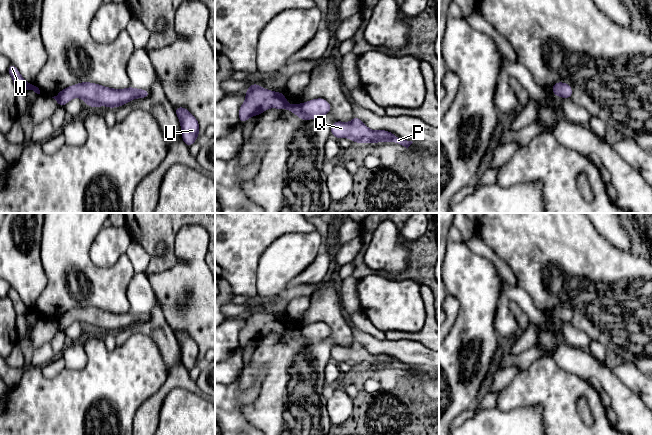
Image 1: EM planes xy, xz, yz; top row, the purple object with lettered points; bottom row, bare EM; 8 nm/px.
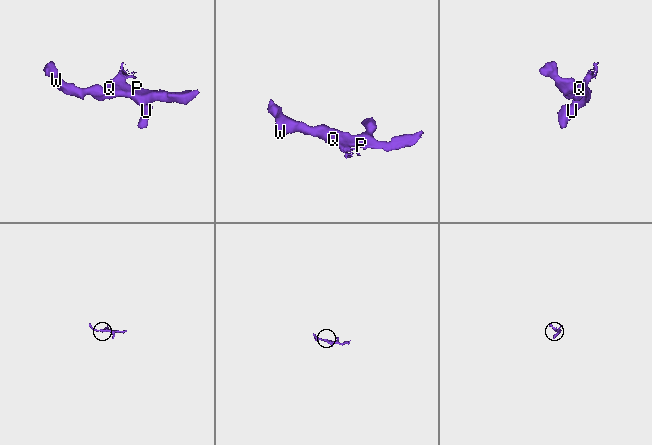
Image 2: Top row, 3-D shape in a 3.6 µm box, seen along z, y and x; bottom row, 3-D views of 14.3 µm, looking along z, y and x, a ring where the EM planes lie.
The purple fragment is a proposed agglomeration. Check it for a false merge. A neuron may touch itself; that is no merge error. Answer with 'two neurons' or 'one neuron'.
one neuron

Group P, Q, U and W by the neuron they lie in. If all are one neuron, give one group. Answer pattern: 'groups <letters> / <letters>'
groups P Q U W

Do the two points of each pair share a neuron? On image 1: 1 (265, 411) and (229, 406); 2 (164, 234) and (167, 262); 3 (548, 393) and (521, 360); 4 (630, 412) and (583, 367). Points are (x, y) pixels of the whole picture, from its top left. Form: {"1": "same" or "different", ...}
{"1": "different", "2": "same", "3": "different", "4": "same"}

